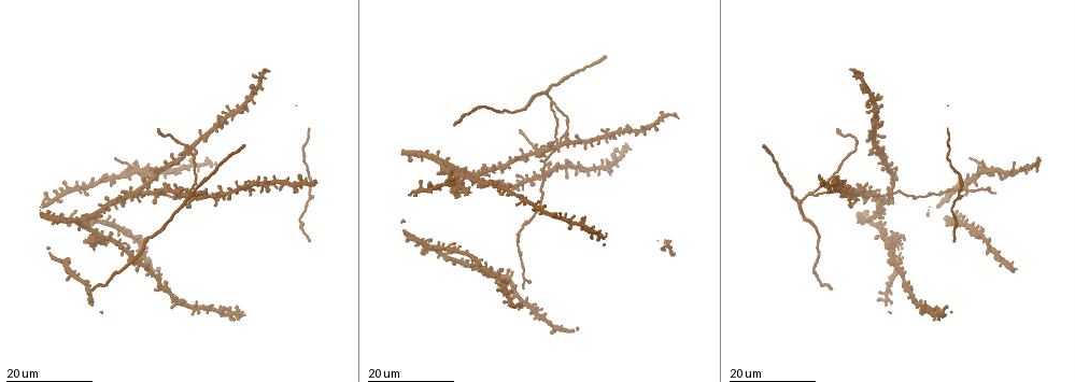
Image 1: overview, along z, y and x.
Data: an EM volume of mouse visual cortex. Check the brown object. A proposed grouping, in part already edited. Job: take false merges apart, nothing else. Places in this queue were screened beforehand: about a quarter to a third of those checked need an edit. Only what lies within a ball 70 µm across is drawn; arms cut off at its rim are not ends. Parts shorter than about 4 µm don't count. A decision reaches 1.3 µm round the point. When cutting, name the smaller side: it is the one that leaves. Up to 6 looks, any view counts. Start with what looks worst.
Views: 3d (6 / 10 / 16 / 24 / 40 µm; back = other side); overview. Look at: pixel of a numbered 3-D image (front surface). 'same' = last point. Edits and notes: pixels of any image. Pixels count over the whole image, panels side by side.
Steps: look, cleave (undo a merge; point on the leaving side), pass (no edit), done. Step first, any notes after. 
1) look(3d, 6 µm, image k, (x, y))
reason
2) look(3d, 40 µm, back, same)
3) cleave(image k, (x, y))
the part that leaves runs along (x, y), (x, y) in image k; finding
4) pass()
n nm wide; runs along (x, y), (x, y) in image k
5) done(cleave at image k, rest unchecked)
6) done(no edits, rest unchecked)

look(3d, 24 µm, image 1, (807, 194))
side arm on a straight run

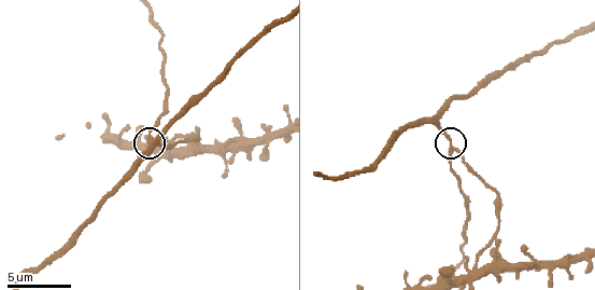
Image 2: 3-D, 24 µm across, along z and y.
look(3d, 10 µm, image 2, (148, 139))

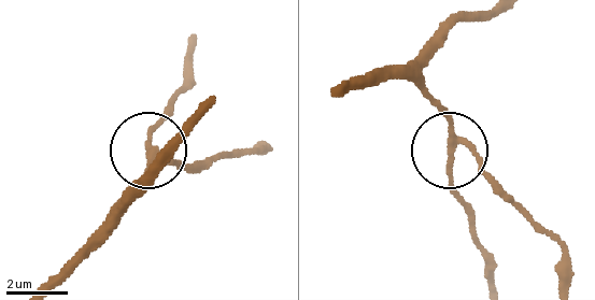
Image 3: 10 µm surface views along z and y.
pass()
side arm 28 µm; all the same neuron

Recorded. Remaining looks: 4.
look(3d, 10 µm, image 2, (488, 242))
three arms meet

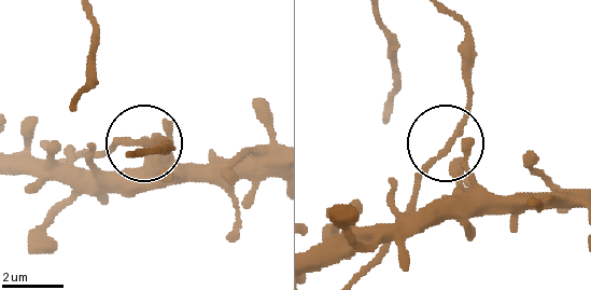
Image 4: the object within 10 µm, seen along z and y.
pass()
240 nm wide; one neuron here

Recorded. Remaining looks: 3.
look(3d, 16 µm, image 1, (879, 100))

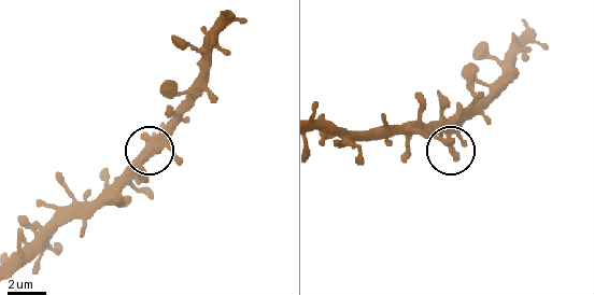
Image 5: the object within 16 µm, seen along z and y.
look(3d, 6 µm, same)

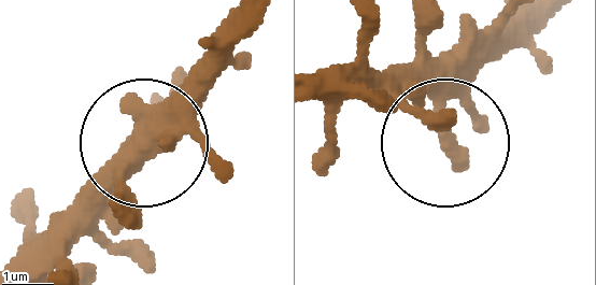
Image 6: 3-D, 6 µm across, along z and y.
pass()
runs along (22, 256), (223, 55) in image 6; continuous, no second neuron

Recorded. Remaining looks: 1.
done(no edits, rest unchecked)

